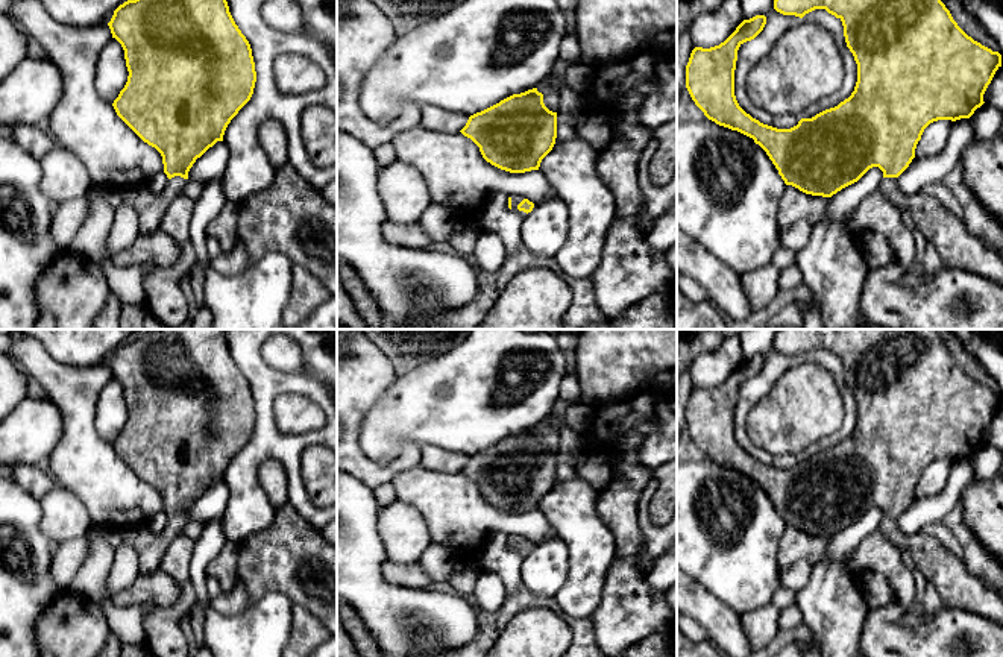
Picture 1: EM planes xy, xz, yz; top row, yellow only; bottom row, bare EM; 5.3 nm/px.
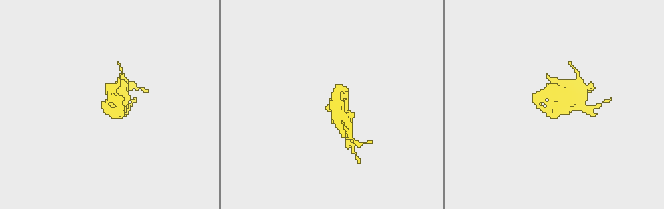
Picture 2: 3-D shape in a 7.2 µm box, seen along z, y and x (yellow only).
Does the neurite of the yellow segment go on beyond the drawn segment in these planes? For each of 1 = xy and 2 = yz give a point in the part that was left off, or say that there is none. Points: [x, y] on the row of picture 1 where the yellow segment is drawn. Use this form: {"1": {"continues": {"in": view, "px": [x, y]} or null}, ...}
{"1": {"continues": {"in": "xy", "px": [149, 207]}}, "2": {"continues": {"in": "yz", "px": [959, 249]}}}

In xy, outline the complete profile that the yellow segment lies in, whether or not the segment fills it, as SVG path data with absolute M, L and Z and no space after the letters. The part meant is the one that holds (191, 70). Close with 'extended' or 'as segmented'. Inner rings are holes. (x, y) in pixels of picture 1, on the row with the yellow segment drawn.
M127 0L114 11L108 26L124 50L129 71L112 106L144 143L161 153L168 178L161 194L153 194L146 184L120 190L123 203L138 214L140 235L147 235L159 229L168 205L188 182L188 171L196 159L217 141L223 141L228 124L250 100L256 82L255 62L250 44L235 24L226 0Z; extended

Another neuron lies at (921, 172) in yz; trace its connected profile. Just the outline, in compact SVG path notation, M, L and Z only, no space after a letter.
M970 118L953 121L945 149L932 158L913 158L897 178L898 190L913 196L923 193L924 187L941 182L961 162L961 153L971 140Z

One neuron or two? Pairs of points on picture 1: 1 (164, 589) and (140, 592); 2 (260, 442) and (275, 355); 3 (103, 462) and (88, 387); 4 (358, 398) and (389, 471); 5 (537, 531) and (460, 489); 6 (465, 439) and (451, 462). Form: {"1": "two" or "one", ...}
{"1": "one", "2": "two", "3": "one", "4": "one", "5": "one", "6": "two"}

